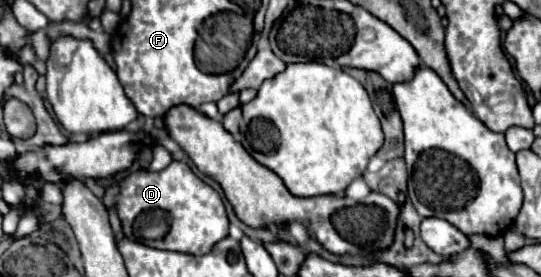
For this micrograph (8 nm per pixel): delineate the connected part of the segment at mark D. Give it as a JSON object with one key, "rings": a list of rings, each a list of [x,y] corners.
{"rings":[[[172,161],[162,171],[132,171],[106,189],[102,203],[106,209],[116,209],[124,235],[130,241],[154,249],[206,255],[216,241],[228,235],[228,215],[220,195],[182,161]]]}

